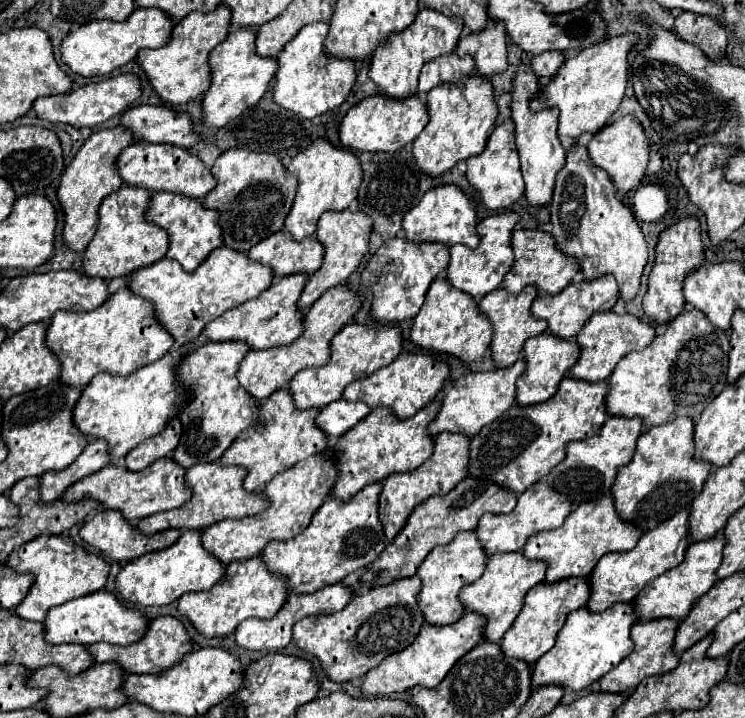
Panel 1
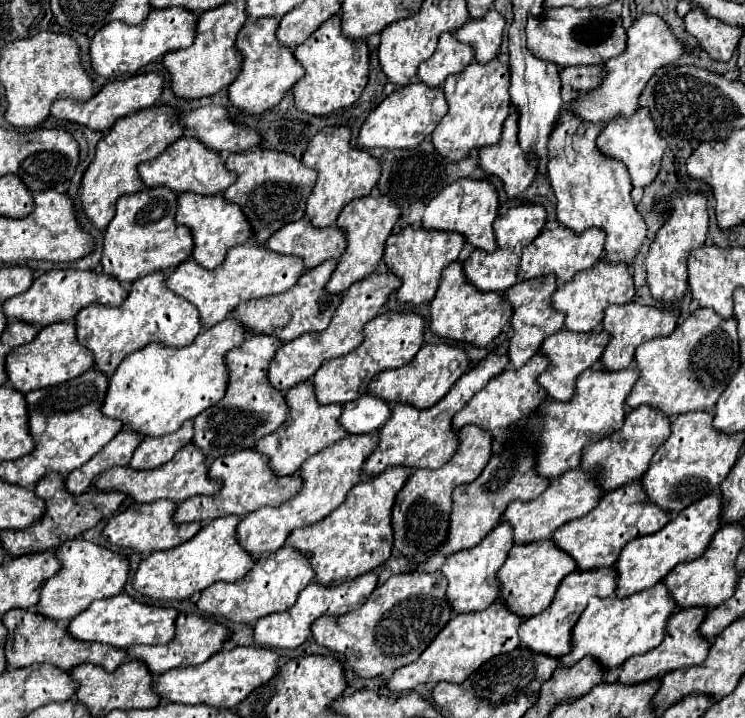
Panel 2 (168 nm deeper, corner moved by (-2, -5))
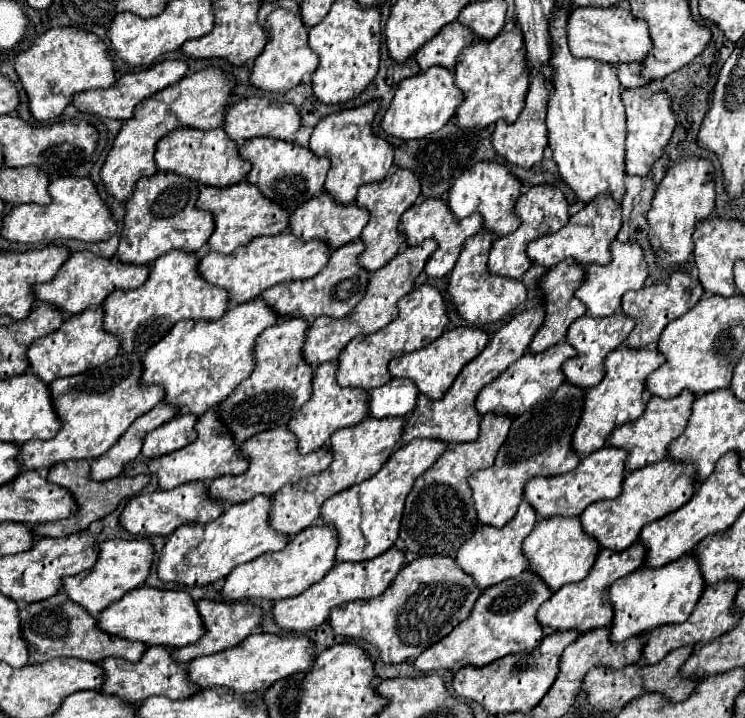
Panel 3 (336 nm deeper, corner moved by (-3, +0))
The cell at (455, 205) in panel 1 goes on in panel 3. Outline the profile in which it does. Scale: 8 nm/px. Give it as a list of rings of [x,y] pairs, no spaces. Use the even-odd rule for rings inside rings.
[[[476,163],[472,169],[466,169],[460,179],[454,181],[454,185],[448,191],[448,209],[456,219],[470,217],[472,213],[480,213],[484,219],[484,229],[494,233],[496,237],[504,237],[508,233],[514,233],[518,229],[518,219],[514,217],[512,209],[520,195],[520,181],[510,175],[502,165],[498,163]]]

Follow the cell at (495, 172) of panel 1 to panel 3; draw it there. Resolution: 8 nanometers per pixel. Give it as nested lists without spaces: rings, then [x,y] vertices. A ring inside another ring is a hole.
[[[532,77],[528,95],[524,101],[524,109],[520,111],[518,119],[512,125],[508,125],[504,121],[496,123],[496,129],[492,133],[492,147],[500,157],[504,157],[512,165],[518,165],[524,169],[532,169],[534,165],[538,165],[542,161],[542,151],[548,145],[546,103],[548,103],[548,89],[544,89],[544,81],[540,81],[540,77]]]

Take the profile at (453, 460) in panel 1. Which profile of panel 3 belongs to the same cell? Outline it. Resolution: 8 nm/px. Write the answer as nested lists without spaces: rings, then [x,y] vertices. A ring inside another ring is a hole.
[[[484,415],[480,421],[480,435],[476,441],[472,443],[458,443],[448,447],[438,459],[436,463],[424,471],[416,481],[412,491],[406,497],[406,507],[404,507],[404,517],[402,517],[402,525],[400,525],[400,541],[404,545],[406,551],[410,553],[418,553],[418,555],[442,555],[442,557],[452,557],[452,553],[456,553],[456,549],[474,533],[474,523],[478,527],[476,521],[476,513],[472,509],[472,491],[466,485],[466,479],[480,469],[488,469],[494,463],[494,457],[500,449],[500,445],[504,443],[508,429],[510,429],[512,419],[510,417],[496,417],[492,415]]]

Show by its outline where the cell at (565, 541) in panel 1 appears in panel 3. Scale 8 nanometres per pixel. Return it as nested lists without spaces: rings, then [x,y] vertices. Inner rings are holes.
[[[670,459],[646,465],[644,469],[632,471],[622,483],[622,493],[616,499],[598,501],[584,509],[580,523],[584,533],[598,543],[600,549],[622,551],[628,549],[640,535],[640,529],[690,501],[694,493],[694,469],[690,465],[680,465]]]

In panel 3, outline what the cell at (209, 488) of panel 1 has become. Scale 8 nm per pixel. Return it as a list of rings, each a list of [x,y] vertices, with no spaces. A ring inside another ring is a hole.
[[[284,427],[268,429],[264,433],[258,433],[256,437],[250,437],[244,445],[240,445],[238,455],[248,461],[248,469],[238,477],[216,477],[216,479],[212,479],[206,487],[208,499],[220,501],[224,495],[224,503],[234,505],[234,503],[250,501],[256,495],[270,497],[278,489],[282,489],[284,485],[296,485],[304,477],[322,473],[332,461],[332,453],[326,447],[316,451],[316,453],[310,453],[308,457],[300,457],[300,453],[296,453],[296,441],[292,441],[292,435],[286,433]]]

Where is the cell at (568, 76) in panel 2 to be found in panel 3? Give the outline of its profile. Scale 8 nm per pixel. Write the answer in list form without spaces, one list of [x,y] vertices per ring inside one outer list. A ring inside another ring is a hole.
[[[616,63],[614,67],[618,71],[618,81],[624,89],[646,85],[646,81],[642,81],[640,77],[640,63]]]

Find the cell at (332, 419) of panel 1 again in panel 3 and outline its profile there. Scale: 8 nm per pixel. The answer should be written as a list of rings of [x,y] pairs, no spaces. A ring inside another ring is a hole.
[[[392,379],[368,393],[368,415],[376,419],[404,417],[416,405],[418,389],[408,379]]]

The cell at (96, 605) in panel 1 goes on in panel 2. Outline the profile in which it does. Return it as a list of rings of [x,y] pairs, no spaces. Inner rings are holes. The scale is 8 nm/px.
[[[121,592],[107,600],[95,600],[85,612],[69,622],[69,632],[73,638],[83,642],[103,642],[115,648],[129,648],[135,644],[169,644],[175,638],[175,608],[161,608],[145,602],[133,600],[129,594]]]

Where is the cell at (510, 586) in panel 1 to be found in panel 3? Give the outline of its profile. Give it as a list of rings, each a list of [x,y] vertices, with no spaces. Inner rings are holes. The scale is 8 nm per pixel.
[[[556,517],[556,521],[538,521],[532,533],[522,543],[522,555],[528,561],[528,571],[542,579],[550,591],[558,591],[568,583],[584,579],[598,551],[598,545],[588,539],[588,535],[584,535],[578,517]]]

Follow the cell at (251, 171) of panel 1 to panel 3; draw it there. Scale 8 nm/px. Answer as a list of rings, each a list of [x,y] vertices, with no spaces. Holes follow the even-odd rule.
[[[266,137],[248,139],[240,143],[238,151],[244,161],[252,163],[252,169],[246,175],[246,183],[256,185],[264,197],[272,199],[282,209],[294,211],[302,203],[322,193],[322,185],[330,169],[330,161],[326,157],[318,157],[310,149],[298,147],[294,143],[280,141],[280,139],[266,139]]]

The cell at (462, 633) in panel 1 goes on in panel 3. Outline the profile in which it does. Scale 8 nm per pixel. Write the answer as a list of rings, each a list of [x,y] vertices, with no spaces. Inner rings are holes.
[[[524,571],[520,577],[514,577],[512,581],[504,581],[504,585],[486,589],[474,603],[468,619],[464,619],[462,625],[456,625],[452,635],[444,637],[436,645],[430,645],[428,651],[420,653],[420,657],[414,659],[414,669],[458,671],[468,665],[484,667],[508,653],[534,649],[536,645],[540,645],[542,639],[542,629],[540,625],[536,625],[536,611],[550,595],[552,591],[544,589],[544,583],[536,581],[536,577],[532,577],[532,573],[528,571]]]

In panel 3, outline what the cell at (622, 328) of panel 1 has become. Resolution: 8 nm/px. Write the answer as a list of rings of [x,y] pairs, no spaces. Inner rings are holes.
[[[672,273],[662,283],[652,283],[652,285],[642,287],[640,291],[628,291],[628,293],[624,293],[624,297],[622,297],[622,313],[636,321],[636,327],[626,337],[624,345],[628,349],[650,347],[652,343],[658,341],[660,333],[664,331],[664,327],[670,321],[682,317],[686,311],[690,311],[698,303],[700,295],[702,295],[700,283],[694,281],[694,279],[690,279],[688,273]]]

